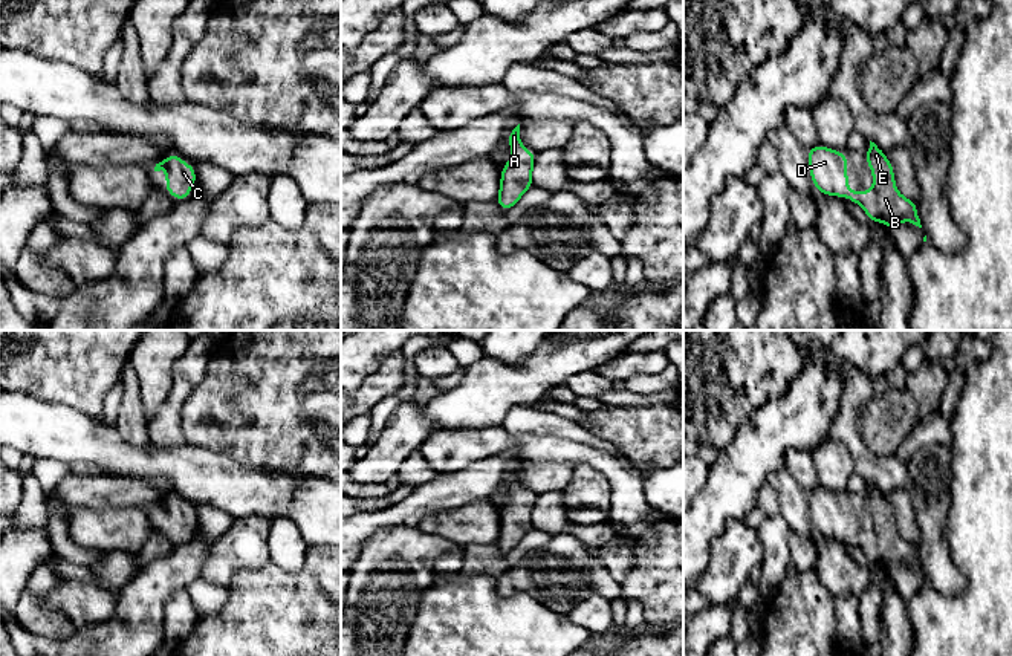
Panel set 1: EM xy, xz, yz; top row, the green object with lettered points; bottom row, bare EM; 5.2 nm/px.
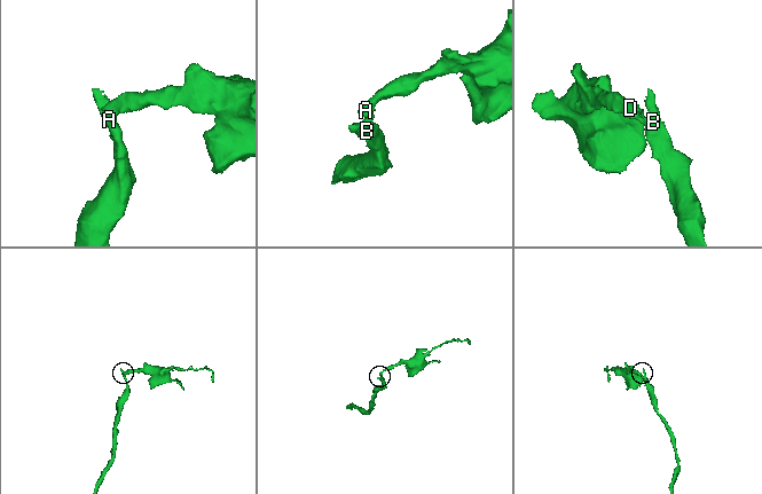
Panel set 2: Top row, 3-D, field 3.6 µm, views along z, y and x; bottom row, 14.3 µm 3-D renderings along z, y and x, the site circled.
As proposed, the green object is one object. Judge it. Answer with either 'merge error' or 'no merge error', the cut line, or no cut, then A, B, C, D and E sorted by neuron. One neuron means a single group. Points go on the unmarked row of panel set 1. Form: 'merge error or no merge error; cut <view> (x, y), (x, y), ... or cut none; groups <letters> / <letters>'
no merge error; cut none; groups A B C D E

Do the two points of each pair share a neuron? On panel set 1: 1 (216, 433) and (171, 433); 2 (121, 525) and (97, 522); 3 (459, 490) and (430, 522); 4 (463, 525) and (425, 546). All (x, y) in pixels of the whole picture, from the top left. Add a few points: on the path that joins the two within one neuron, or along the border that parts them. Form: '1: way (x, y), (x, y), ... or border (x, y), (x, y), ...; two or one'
1: border (187, 398), (181, 410), (184, 442); two
2: way (115, 525), (103, 525); one
3: border (473, 500), (456, 508), (427, 514), (416, 526); two
4: border (418, 526), (428, 534), (442, 535), (456, 545); two

